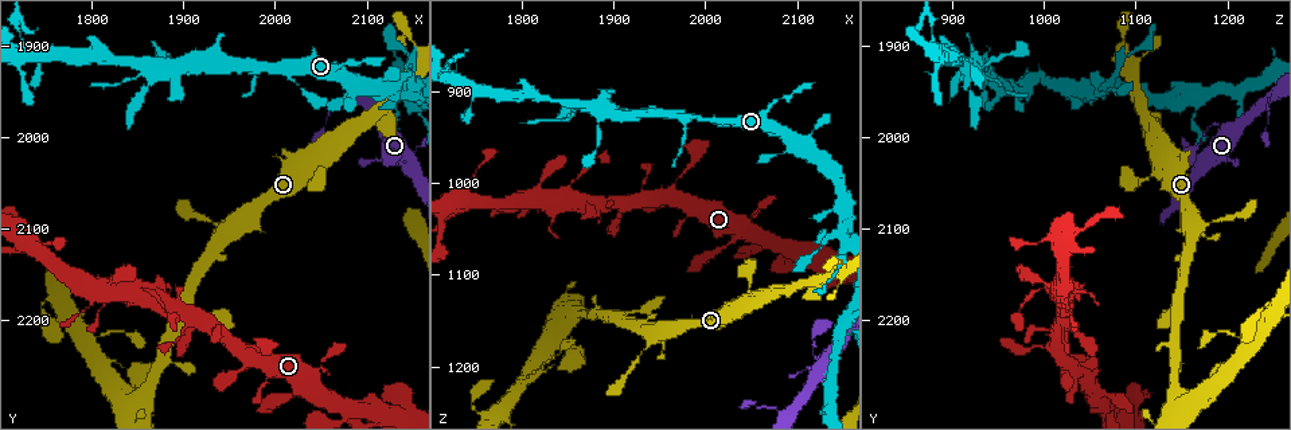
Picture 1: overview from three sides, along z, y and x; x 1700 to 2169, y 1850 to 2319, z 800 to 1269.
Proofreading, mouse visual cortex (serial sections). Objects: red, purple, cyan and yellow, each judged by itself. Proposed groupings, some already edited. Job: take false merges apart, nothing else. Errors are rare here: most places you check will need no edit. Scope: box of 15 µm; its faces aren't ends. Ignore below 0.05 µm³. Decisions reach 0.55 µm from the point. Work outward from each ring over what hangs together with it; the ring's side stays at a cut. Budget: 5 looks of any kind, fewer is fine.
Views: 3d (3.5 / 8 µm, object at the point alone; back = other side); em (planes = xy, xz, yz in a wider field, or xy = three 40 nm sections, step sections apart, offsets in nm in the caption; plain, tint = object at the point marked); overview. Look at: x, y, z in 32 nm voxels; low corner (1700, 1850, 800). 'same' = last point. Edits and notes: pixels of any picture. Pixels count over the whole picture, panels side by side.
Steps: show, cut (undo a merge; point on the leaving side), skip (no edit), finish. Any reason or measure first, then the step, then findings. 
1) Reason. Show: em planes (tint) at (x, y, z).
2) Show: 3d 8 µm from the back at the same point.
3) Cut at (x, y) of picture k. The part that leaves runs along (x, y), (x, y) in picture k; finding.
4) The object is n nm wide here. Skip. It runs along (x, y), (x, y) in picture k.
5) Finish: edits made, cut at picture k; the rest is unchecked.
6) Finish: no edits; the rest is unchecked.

Thin arm on a thick one. Show: 3d 3.5 µm at (2150, 2020, 1165).

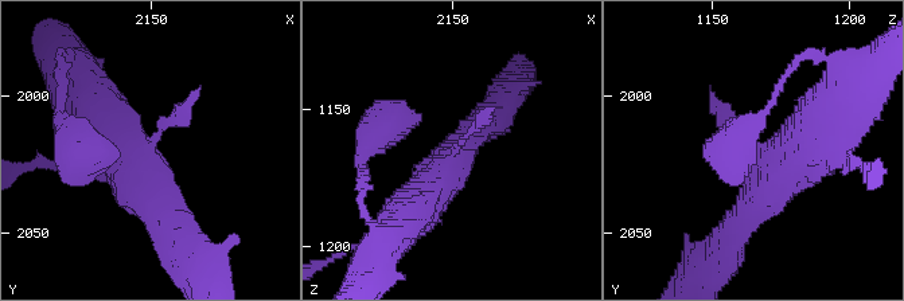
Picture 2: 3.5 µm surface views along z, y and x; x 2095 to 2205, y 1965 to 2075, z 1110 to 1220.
3 arms meet here; the arms are 150, 400, 600 nm wide. Show: em xy step 3 (tint) at (2149, 2020, 1167).

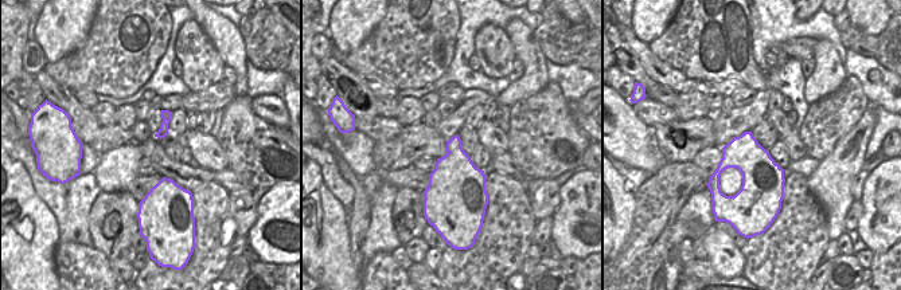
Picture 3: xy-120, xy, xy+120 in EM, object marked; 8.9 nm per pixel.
Skip. It runs along (396, 227), (491, 110) in picture 2; one cell here.

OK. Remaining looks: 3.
Narrows sharply. Show: 3d 3.5 µm at (2140, 1955, 1055).

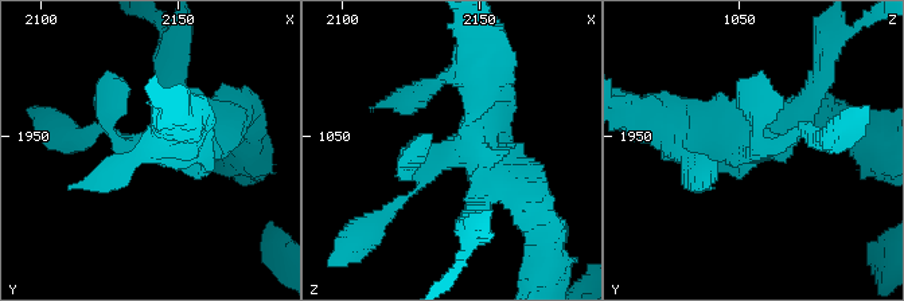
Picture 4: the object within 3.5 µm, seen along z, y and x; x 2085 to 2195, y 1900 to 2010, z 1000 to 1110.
Need the tissue. Show: em xy step 3 (tint) at (2140, 1955, 1056).

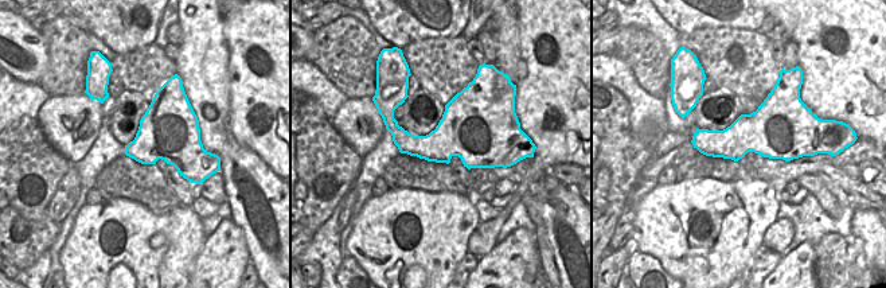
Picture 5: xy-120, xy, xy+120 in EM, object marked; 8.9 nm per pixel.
Skip. It runs along (482, 62), (476, 152), (526, 217) in picture 4; continuous, no second cell.

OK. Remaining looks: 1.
Finish: no edits; the rest is unchecked.

